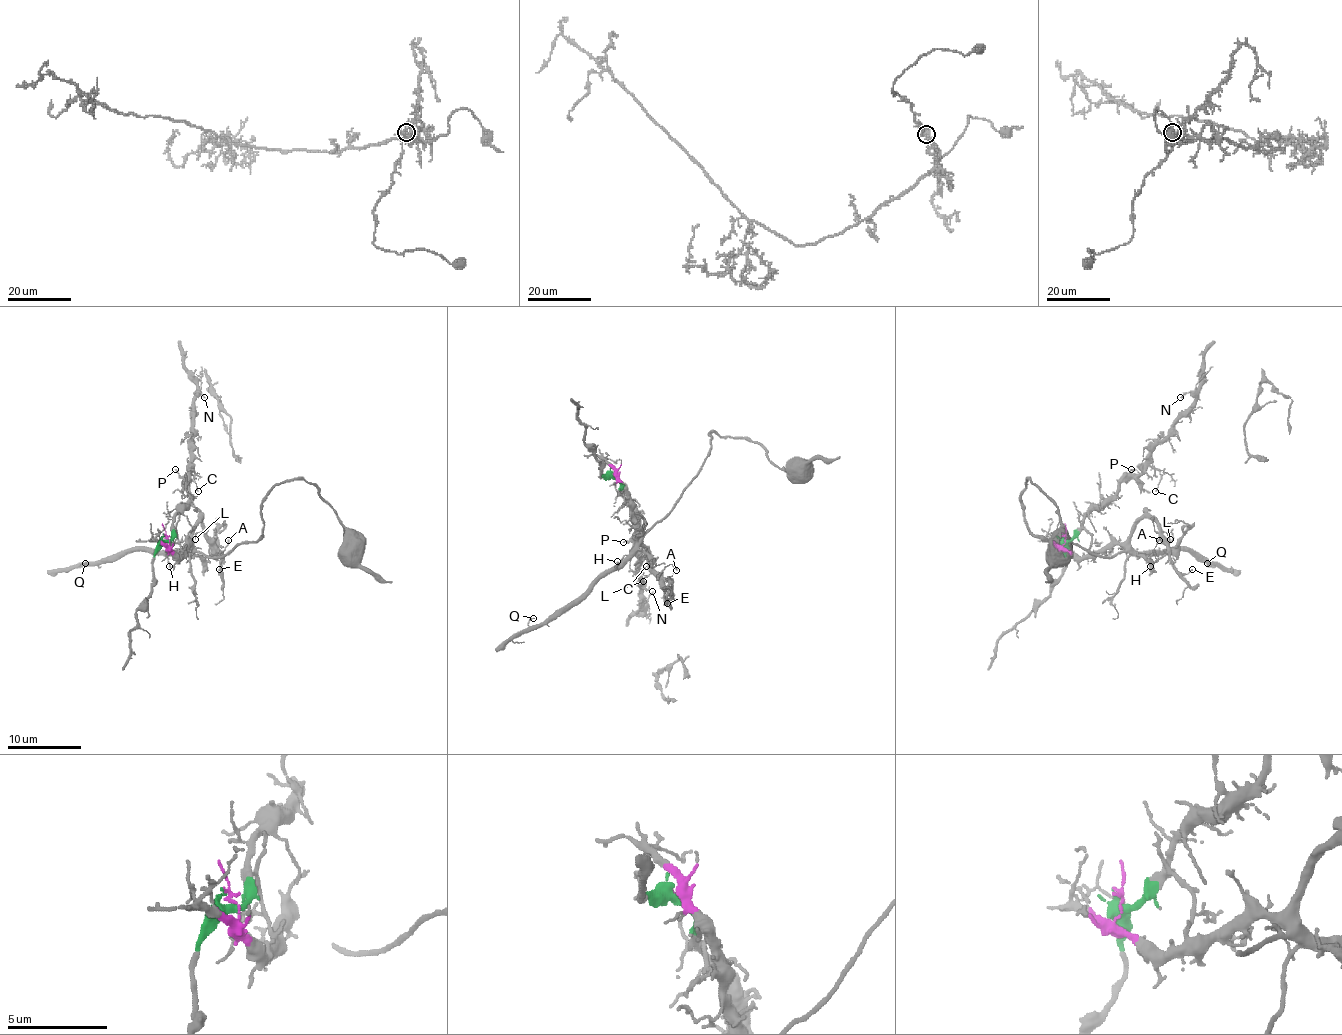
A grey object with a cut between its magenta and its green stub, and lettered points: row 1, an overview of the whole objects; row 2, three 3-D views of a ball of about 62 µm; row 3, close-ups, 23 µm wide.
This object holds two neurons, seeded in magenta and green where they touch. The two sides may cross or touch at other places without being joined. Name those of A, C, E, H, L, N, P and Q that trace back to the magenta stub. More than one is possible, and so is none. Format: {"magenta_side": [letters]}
{"magenta_side": ["A", "E", "H", "L", "Q"]}

